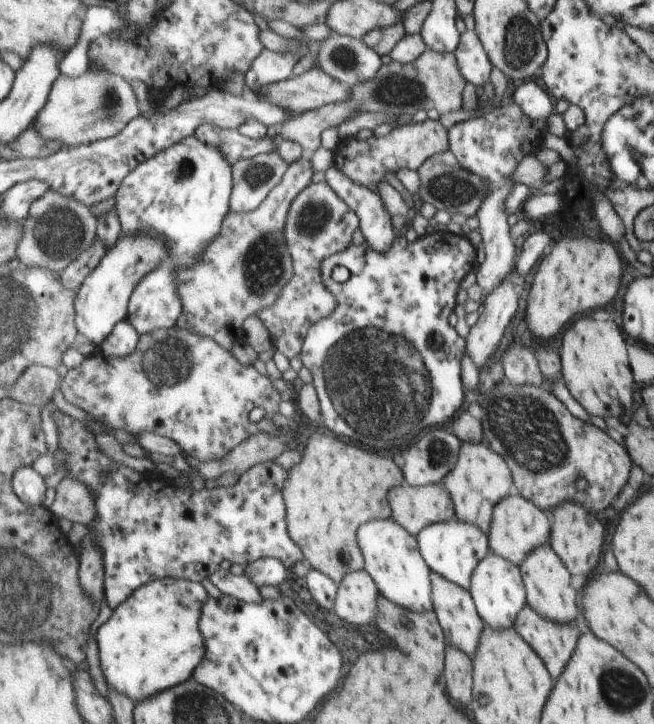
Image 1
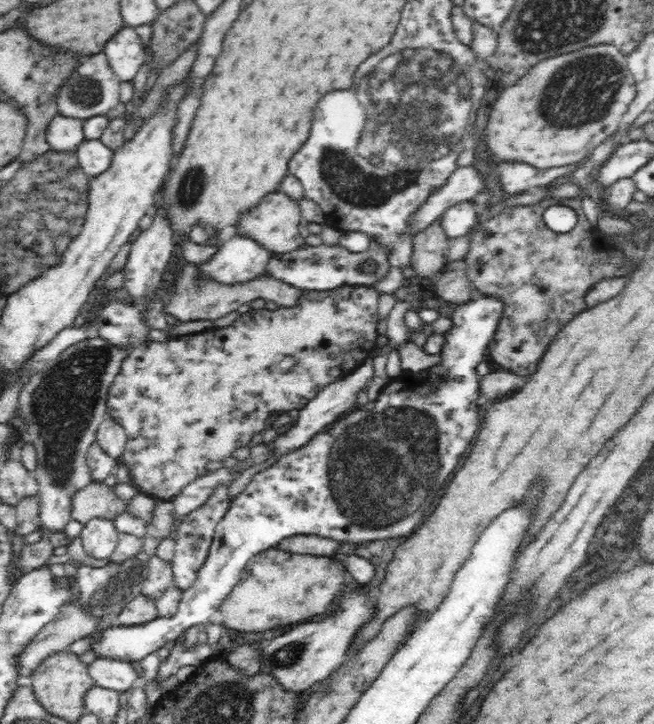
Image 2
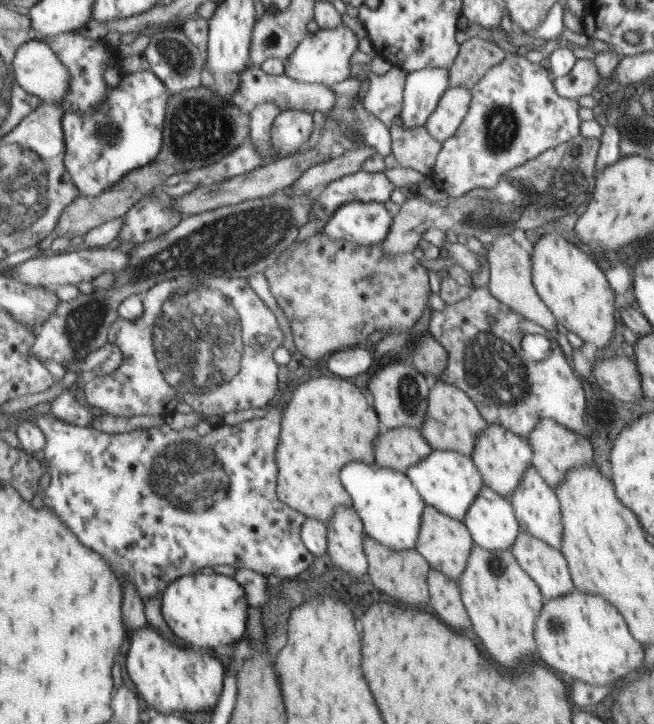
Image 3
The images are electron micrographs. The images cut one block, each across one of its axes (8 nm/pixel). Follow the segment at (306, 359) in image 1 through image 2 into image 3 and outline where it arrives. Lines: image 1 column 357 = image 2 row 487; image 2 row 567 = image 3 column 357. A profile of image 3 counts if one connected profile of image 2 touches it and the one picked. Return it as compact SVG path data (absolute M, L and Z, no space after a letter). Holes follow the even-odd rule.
M349 202L341 205L320 232L333 240L359 246L380 244L391 224L391 216L378 202ZM355 345L332 353L326 362L328 371L339 378L351 378L370 369L372 365L369 350L364 345Z

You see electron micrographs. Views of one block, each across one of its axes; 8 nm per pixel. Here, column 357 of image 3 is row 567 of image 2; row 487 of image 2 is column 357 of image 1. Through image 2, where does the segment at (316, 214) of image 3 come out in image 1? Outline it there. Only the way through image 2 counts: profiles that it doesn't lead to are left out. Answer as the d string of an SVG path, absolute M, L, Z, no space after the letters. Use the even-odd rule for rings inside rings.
M327 179L312 183L293 201L285 226L285 242L288 242L293 257L293 278L277 302L257 314L269 329L276 350L289 358L300 356L313 324L327 318L336 308L335 296L325 286L321 264L332 254L348 248L351 234L359 225L356 212L336 194Z

